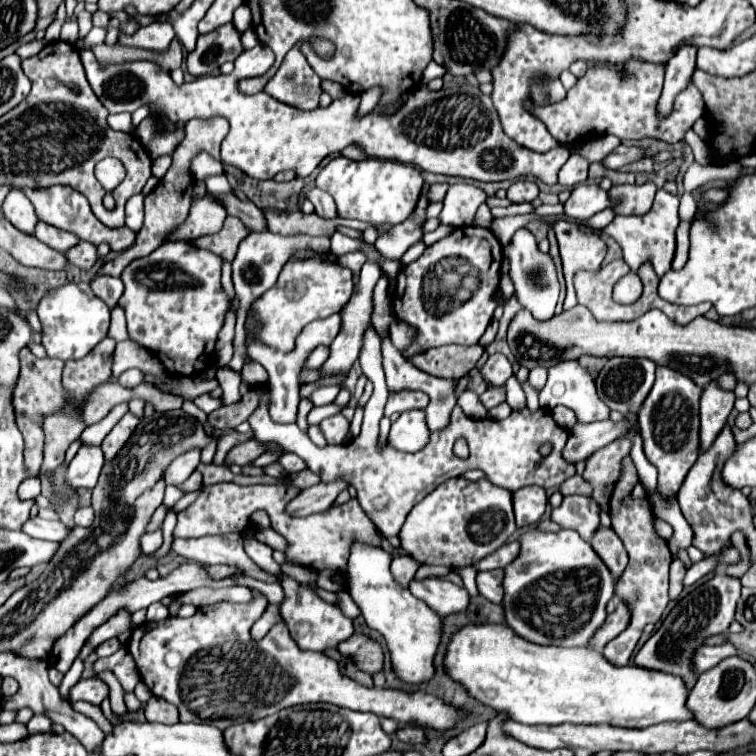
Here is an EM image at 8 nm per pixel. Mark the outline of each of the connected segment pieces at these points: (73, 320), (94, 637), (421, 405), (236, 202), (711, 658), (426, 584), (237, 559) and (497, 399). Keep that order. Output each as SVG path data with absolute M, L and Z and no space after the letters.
M71 283L67 287L49 291L49 295L45 295L39 303L37 315L43 325L43 347L47 355L63 361L81 359L87 355L99 343L99 335L105 337L109 329L109 307L93 295L89 283Z
M119 609L111 619L107 619L101 627L97 627L97 629L91 633L89 641L85 643L85 647L83 647L81 655L79 655L81 661L87 659L87 655L95 649L95 645L103 643L105 639L119 637L119 635L125 633L125 631L131 631L131 613L129 613L127 609Z
M401 391L391 395L385 405L385 417L393 413L403 413L409 409L425 409L429 405L429 395L423 391Z
M213 195L215 199L219 199L223 205L227 205L227 213L235 215L243 221L243 225L251 231L251 233L265 233L267 231L267 219L265 213L253 205L253 203L245 203L241 199L237 199L235 195Z
M731 643L715 645L715 647L701 645L695 649L695 653L691 657L691 669L693 669L693 673L703 673L705 669L711 669L713 665L717 665L717 661L721 661L729 655L737 655L737 649Z
M427 577L423 581L411 581L409 591L425 601L439 617L447 617L453 613L467 611L471 597L465 587L459 587L451 581L443 581L439 577Z
M239 533L211 535L201 539L173 539L171 549L181 557L201 565L229 565L239 569L243 575L249 575L259 581L267 581L267 583L281 581L279 575L263 571L257 563L253 563L253 559L247 557L247 553L241 547Z
M503 387L487 389L480 395L480 400L487 410L497 407L501 401L505 401L505 389Z

